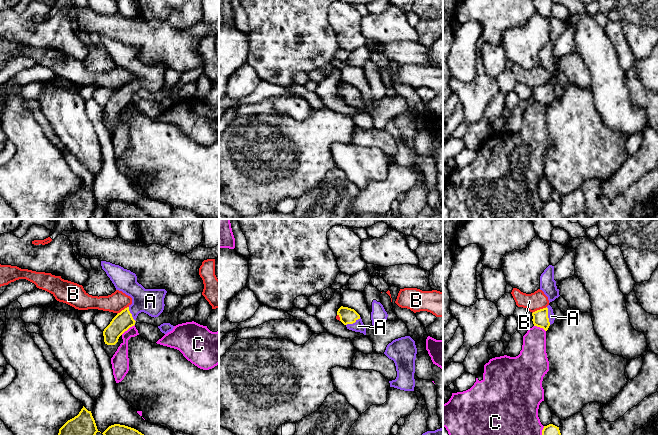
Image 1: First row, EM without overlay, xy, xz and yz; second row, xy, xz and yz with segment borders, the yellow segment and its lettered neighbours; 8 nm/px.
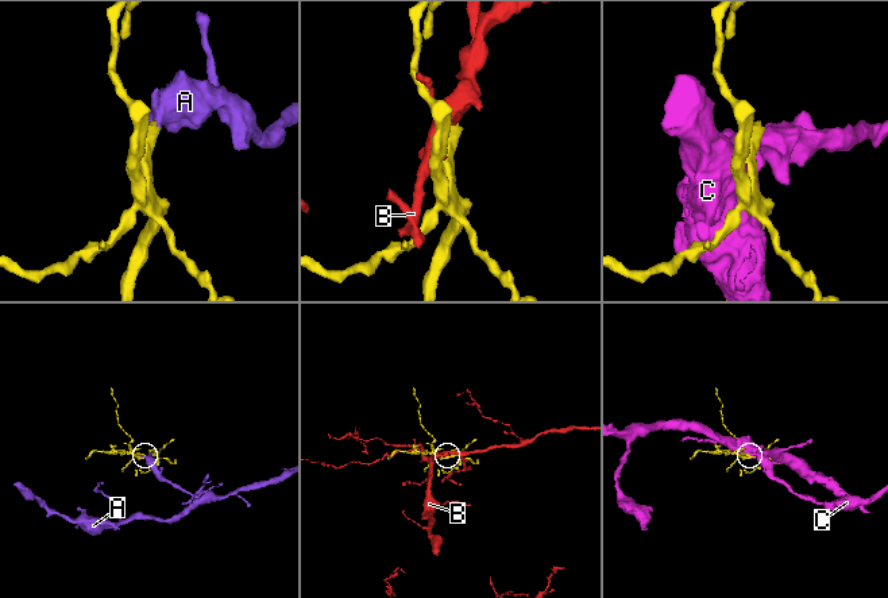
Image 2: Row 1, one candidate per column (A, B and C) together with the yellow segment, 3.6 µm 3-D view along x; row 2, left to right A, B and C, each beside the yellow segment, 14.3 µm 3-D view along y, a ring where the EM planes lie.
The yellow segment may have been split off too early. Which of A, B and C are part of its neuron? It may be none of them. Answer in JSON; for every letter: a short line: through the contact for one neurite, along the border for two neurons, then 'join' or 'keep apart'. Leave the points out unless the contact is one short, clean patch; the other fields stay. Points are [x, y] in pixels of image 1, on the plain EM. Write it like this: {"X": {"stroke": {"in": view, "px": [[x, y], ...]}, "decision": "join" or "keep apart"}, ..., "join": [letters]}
{"A": {"stroke": {"in": "yz", "px": [[540, 95], [547, 92], [551, 92]]}, "decision": "join"}, "B": {"decision": "keep apart"}, "C": {"decision": "keep apart"}, "join": ["A"]}

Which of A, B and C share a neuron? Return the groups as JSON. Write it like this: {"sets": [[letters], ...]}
{"sets": [["A"], ["B"], ["C"]]}

